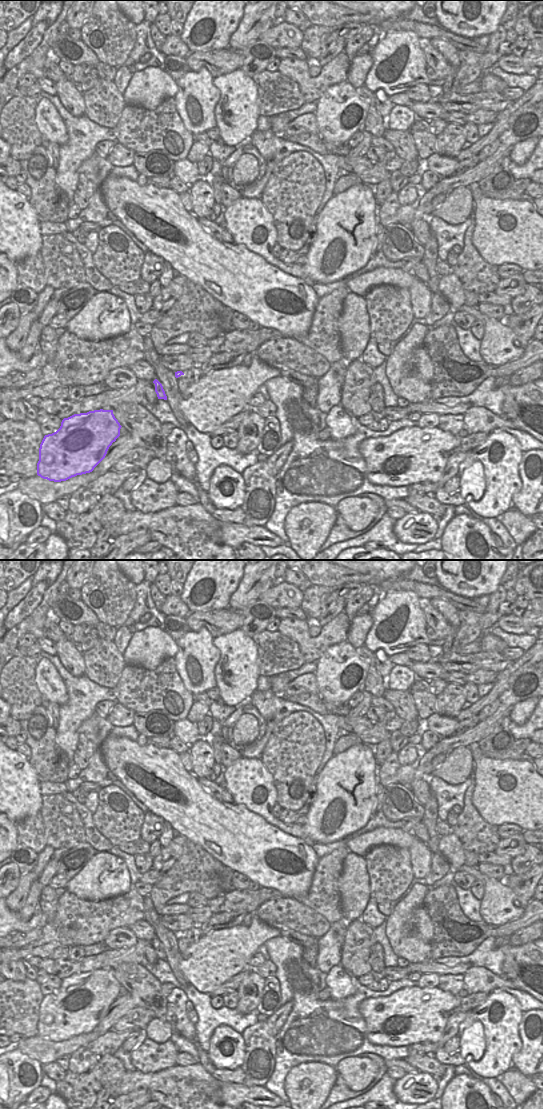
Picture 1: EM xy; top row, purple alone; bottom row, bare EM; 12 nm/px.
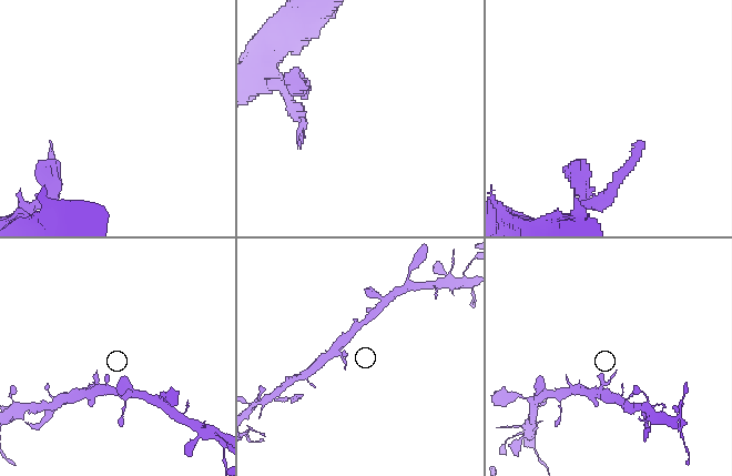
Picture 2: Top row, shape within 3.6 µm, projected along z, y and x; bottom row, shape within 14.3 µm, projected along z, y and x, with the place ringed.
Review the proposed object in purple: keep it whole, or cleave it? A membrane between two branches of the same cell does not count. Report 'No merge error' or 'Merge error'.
No merge error

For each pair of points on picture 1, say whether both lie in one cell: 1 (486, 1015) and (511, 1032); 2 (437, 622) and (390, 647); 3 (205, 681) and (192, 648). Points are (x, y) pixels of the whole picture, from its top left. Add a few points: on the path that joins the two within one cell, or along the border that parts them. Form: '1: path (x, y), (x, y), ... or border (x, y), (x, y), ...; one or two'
1: path (490, 1022), (497, 1023), (504, 1030); one
2: border (419, 602), (427, 624); two
3: path (203, 673), (202, 665), (197, 656); one

